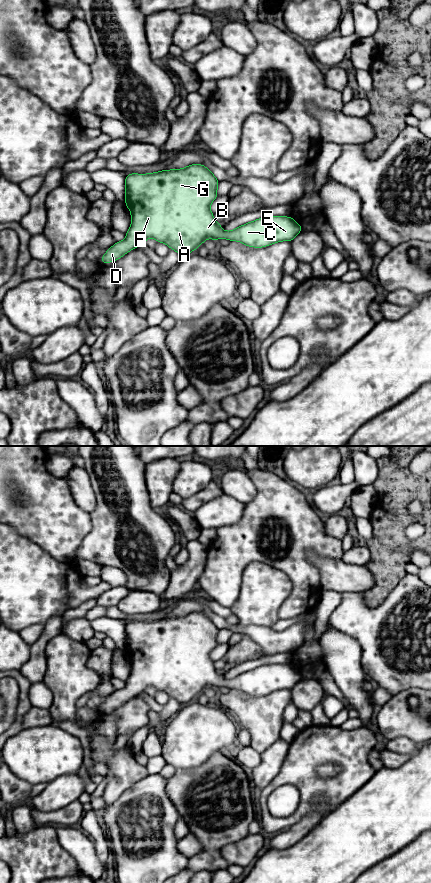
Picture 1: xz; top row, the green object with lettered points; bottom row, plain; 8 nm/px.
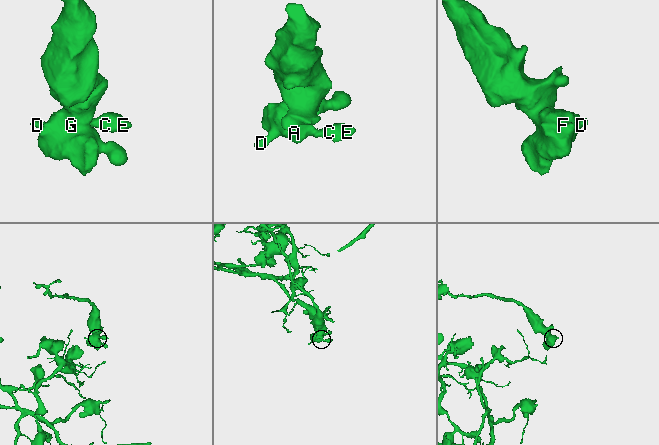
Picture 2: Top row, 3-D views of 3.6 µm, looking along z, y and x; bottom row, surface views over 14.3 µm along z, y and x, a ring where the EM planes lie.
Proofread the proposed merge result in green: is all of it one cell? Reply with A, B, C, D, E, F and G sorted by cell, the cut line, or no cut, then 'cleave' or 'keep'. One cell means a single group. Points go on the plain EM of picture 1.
groups A B C D E F G; cut none; keep

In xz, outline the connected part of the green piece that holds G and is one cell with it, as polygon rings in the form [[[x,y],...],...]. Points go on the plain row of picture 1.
[[[191,612],[182,617],[162,618],[155,621],[137,622],[131,621],[125,624],[125,652],[131,660],[131,674],[123,689],[116,690],[101,706],[101,711],[114,710],[123,705],[132,697],[141,694],[148,686],[154,686],[157,690],[164,691],[171,698],[185,704],[196,698],[206,687],[217,689],[219,686],[229,689],[238,689],[248,695],[262,696],[271,692],[289,689],[291,690],[300,680],[302,675],[292,665],[265,664],[237,675],[232,679],[224,679],[221,673],[215,669],[210,658],[211,651],[219,645],[217,643],[218,627],[209,616],[202,612]]]

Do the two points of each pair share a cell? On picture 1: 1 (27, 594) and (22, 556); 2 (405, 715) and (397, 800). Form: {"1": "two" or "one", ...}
{"1": "one", "2": "two"}

